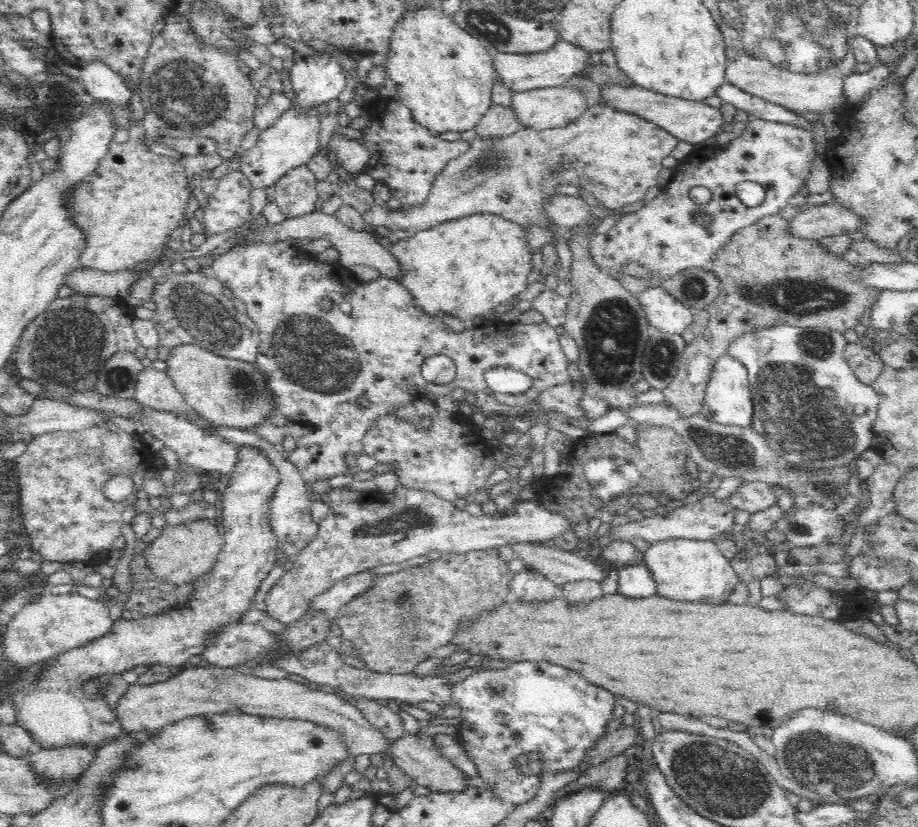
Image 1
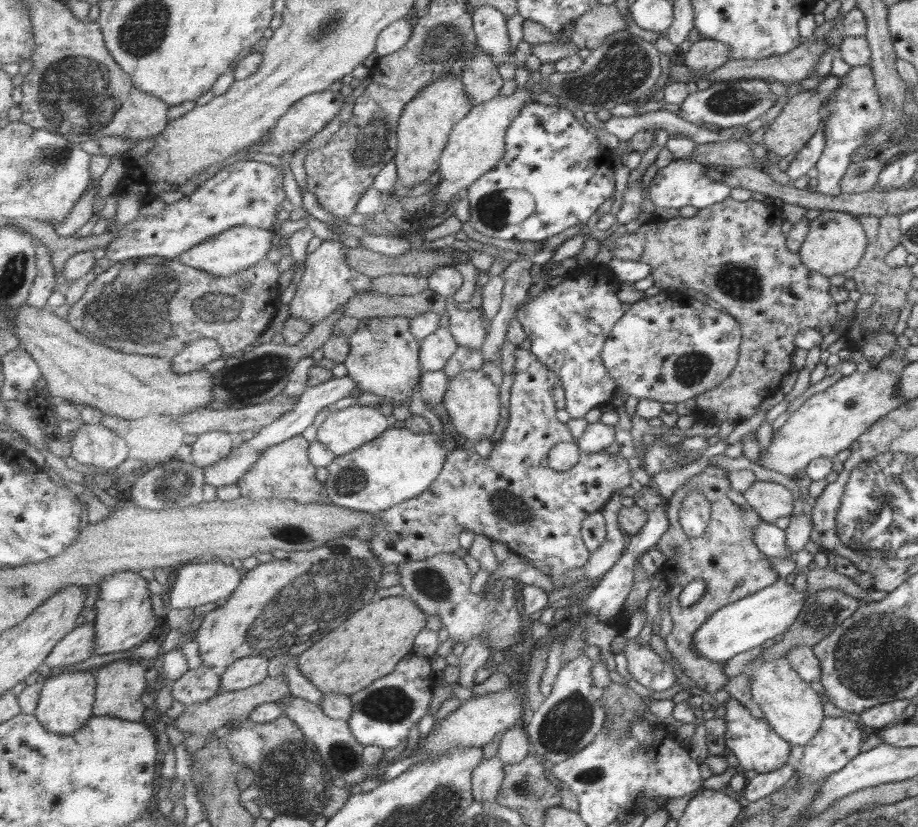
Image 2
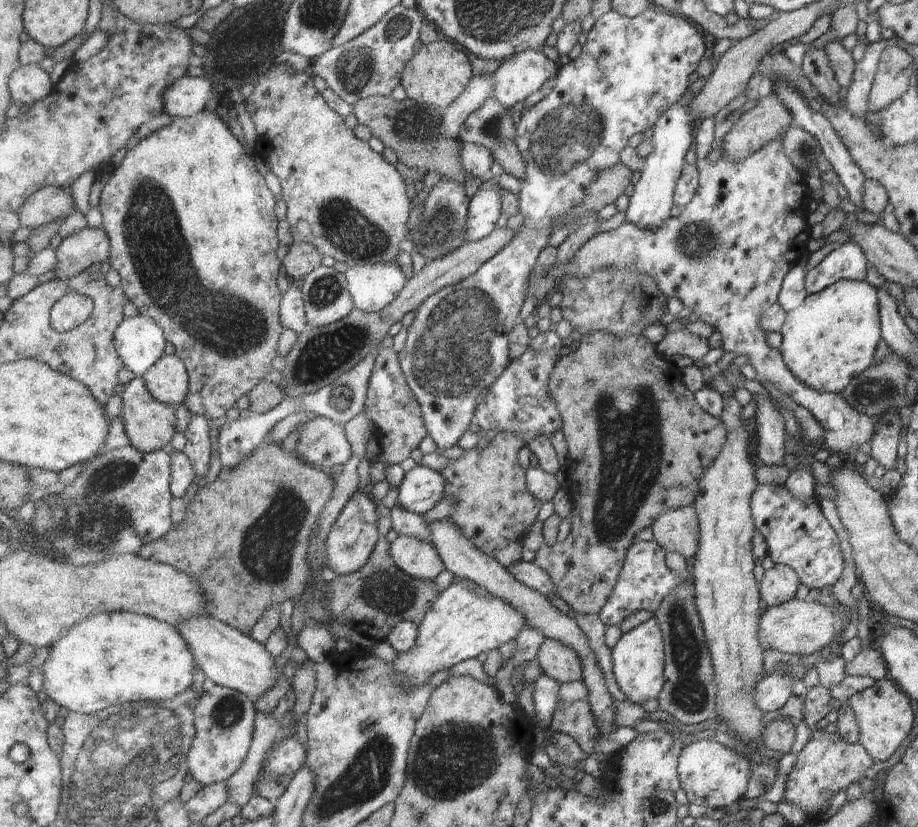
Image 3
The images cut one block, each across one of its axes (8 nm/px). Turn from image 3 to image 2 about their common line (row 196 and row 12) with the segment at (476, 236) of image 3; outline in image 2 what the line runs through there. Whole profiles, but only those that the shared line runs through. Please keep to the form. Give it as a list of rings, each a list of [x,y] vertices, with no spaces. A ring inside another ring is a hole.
[[[491,6],[477,7],[471,15],[480,48],[488,52],[498,65],[513,61],[505,15]]]

